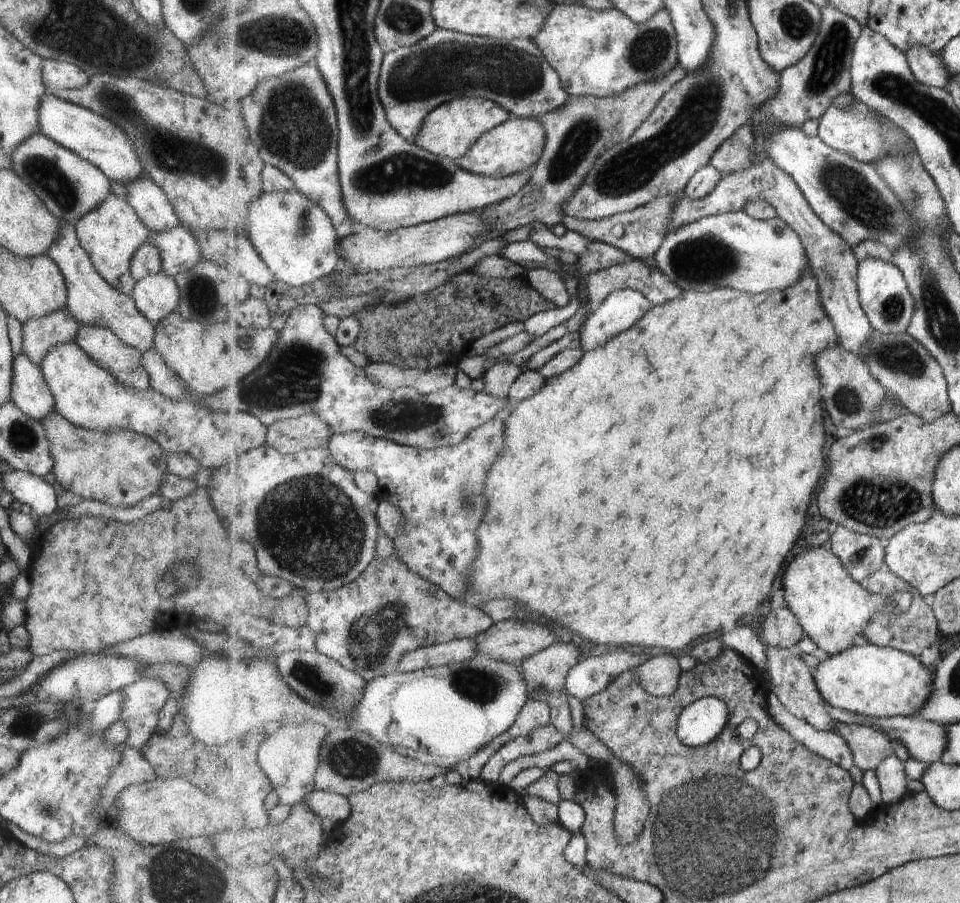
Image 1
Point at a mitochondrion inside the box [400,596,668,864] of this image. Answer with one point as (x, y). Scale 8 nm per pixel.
(501, 681)

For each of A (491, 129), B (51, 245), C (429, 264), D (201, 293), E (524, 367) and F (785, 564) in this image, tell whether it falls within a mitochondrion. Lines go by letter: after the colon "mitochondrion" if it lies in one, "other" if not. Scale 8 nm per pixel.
A: other
B: other
C: other
D: mitochondrion
E: other
F: other

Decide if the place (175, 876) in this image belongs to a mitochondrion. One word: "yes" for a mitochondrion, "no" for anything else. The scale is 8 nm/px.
yes

